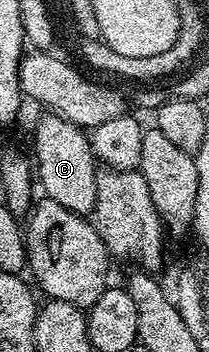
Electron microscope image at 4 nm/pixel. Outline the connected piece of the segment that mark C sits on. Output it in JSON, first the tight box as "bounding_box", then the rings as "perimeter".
{"bounding_box":[35,114,97,217],"perimeter":[[[43,114],[35,128],[35,156],[37,184],[43,187],[42,195],[65,206],[65,210],[86,217],[97,202],[97,161],[88,133],[73,122],[54,114]]]}

